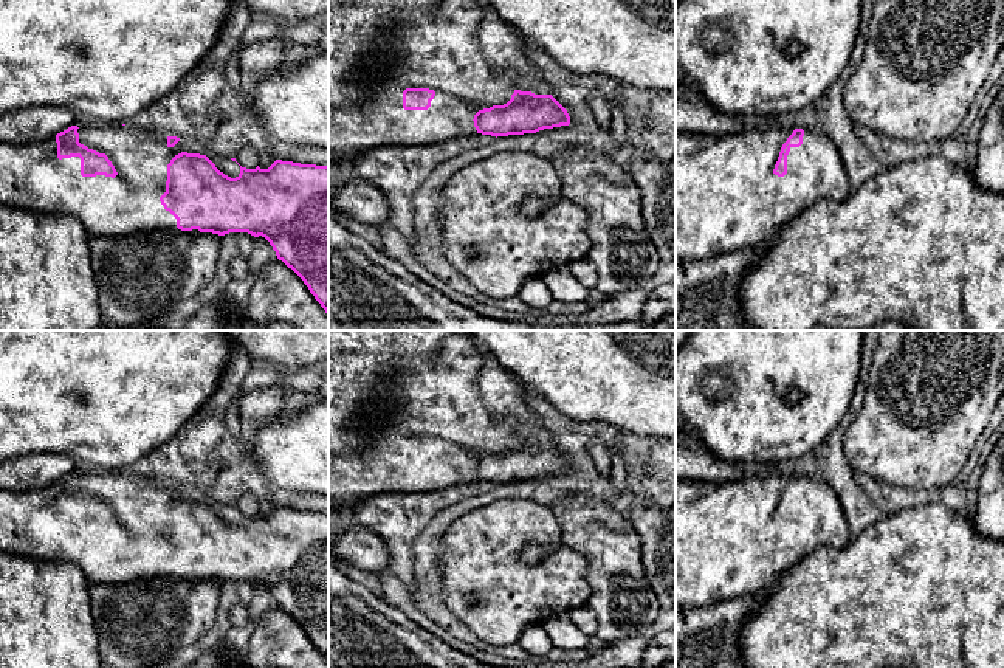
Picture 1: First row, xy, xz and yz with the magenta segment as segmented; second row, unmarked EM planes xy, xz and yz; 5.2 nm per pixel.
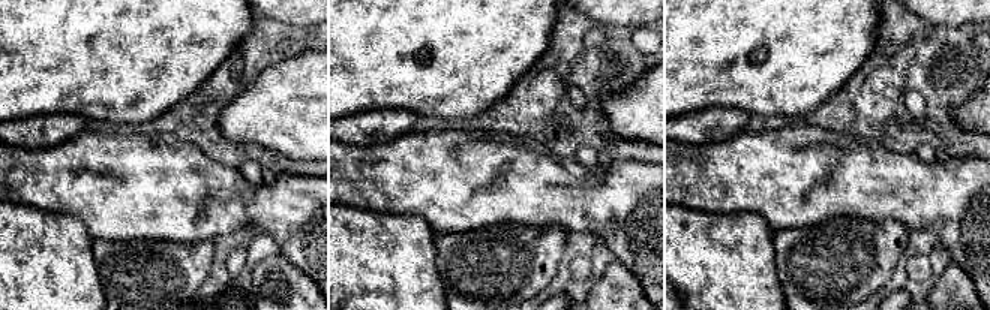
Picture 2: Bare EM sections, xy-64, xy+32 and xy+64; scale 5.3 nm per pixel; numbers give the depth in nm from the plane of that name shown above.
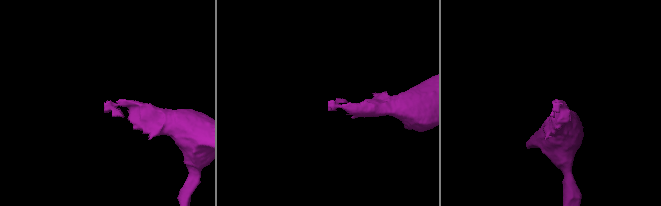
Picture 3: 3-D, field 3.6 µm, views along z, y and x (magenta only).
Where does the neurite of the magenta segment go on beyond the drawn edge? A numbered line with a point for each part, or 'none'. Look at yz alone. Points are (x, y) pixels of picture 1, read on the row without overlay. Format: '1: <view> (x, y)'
1: yz (727, 544)

